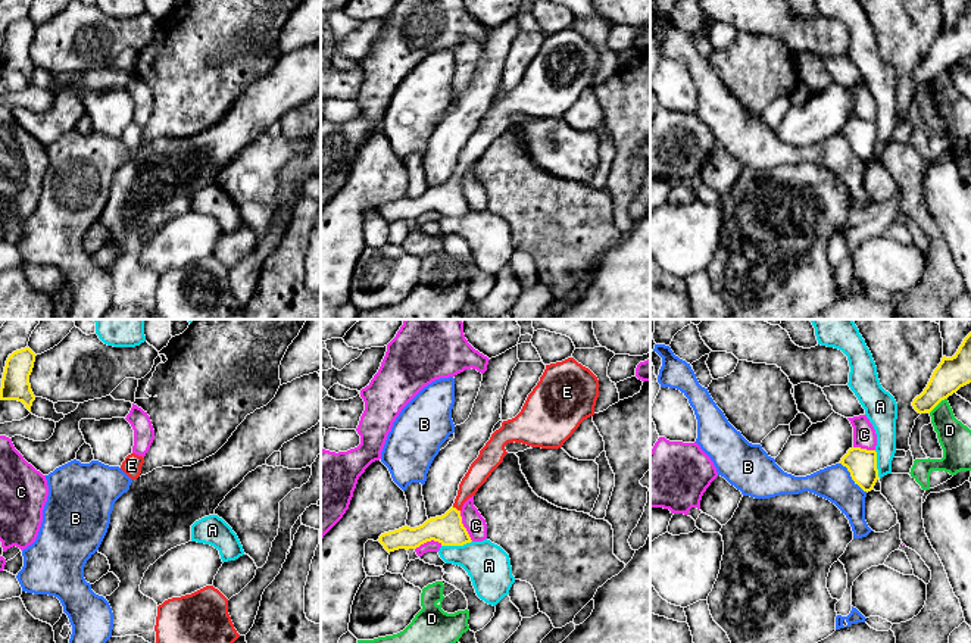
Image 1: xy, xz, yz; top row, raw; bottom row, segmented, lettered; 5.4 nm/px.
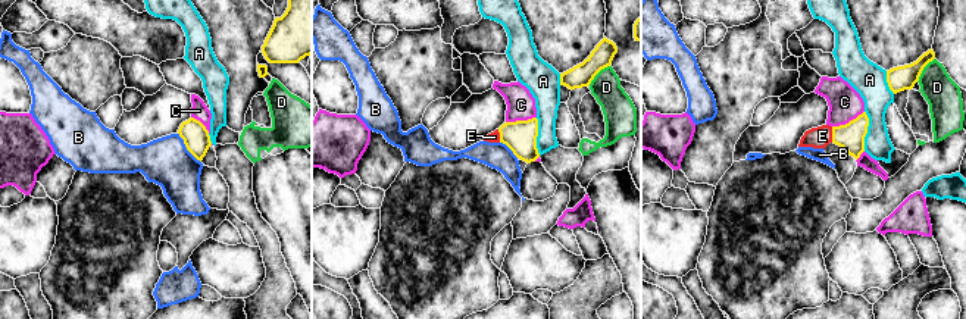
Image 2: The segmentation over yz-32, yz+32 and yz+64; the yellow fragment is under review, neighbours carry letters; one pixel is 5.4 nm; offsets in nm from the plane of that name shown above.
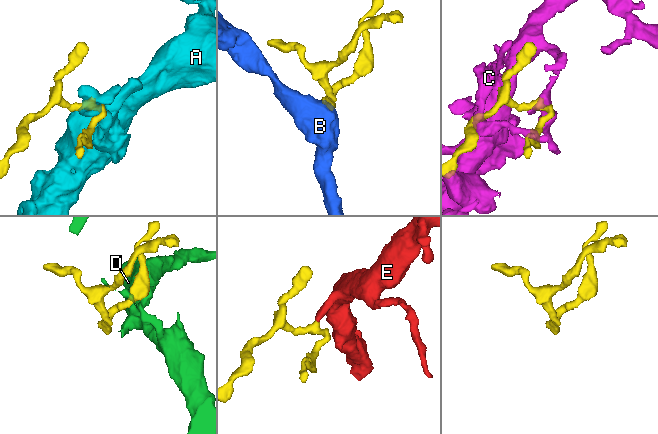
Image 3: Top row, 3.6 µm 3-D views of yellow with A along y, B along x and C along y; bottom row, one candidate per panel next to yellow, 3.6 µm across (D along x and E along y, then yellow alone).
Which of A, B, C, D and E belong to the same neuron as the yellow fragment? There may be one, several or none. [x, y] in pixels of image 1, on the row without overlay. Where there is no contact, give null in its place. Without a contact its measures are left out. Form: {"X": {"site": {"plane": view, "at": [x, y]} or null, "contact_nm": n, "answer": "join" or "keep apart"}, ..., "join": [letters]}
{"A": {"site": {"plane": "xz", "at": [456, 215]}, "contact_nm": 170, "answer": "keep apart"}, "B": {"site": {"plane": "yz", "at": [852, 149]}, "contact_nm": 220, "answer": "keep apart"}, "C": {"site": {"plane": "xz", "at": [462, 196]}, "contact_nm": 180, "answer": "keep apart"}, "D": {"site": {"plane": "yz", "at": [937, 74]}, "contact_nm": 130, "answer": "keep apart"}, "E": {"site": {"plane": "xz", "at": [455, 178]}, "contact_nm": 50, "answer": "join"}, "join": ["E"]}

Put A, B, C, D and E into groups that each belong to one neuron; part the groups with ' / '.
A / B / C / D / E

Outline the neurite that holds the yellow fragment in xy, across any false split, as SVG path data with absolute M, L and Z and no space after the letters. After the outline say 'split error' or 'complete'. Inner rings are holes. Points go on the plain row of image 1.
M21 19L9 25L1 49L0 71L18 71L31 82L35 66L31 60L29 46L34 38L35 24Z; complete

